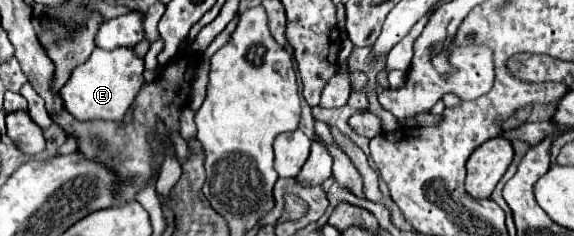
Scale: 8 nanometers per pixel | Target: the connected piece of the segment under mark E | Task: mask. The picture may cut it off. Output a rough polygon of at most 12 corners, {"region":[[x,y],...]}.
{"region":[[96,47],[60,89],[78,121],[122,121],[144,79],[132,47]]}

